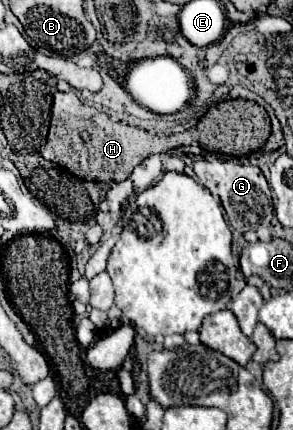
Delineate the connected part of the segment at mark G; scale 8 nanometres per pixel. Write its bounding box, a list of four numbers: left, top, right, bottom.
[194,156,274,232]

